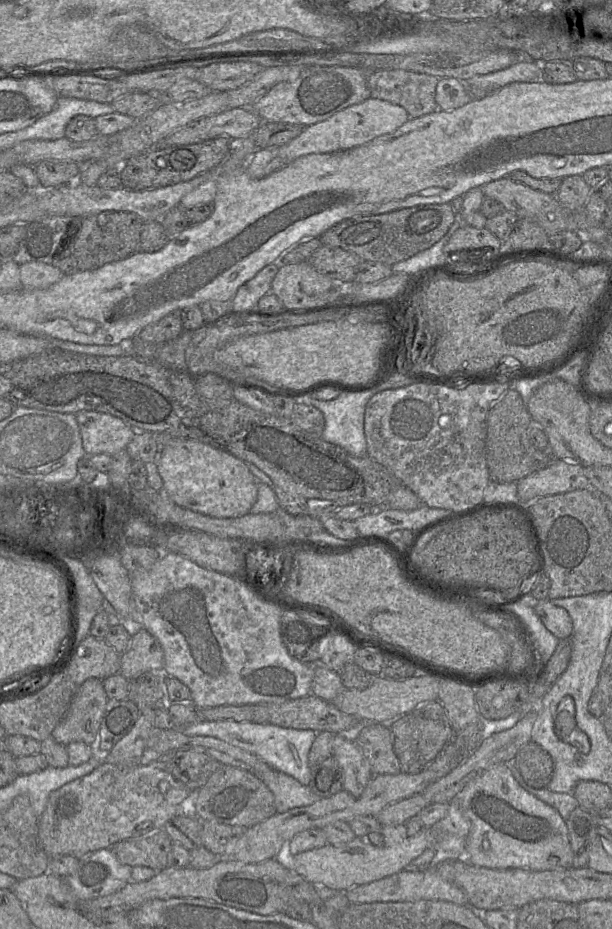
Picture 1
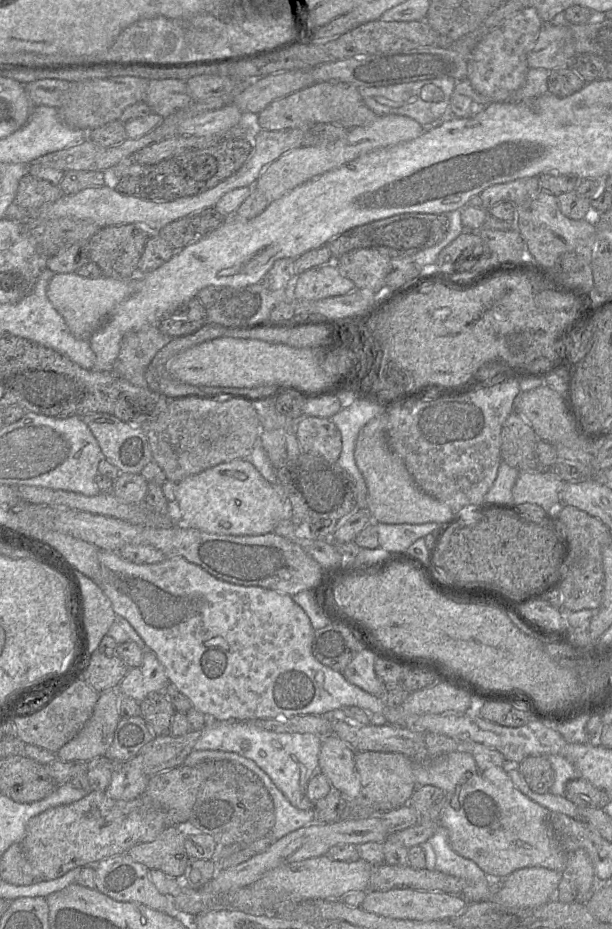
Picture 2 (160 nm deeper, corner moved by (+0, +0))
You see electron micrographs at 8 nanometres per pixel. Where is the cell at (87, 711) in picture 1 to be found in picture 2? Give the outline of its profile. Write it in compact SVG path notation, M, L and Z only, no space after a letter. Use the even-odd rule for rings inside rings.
M119 689L99 692L91 717L79 733L56 752L57 759L90 762L104 757L120 719Z

